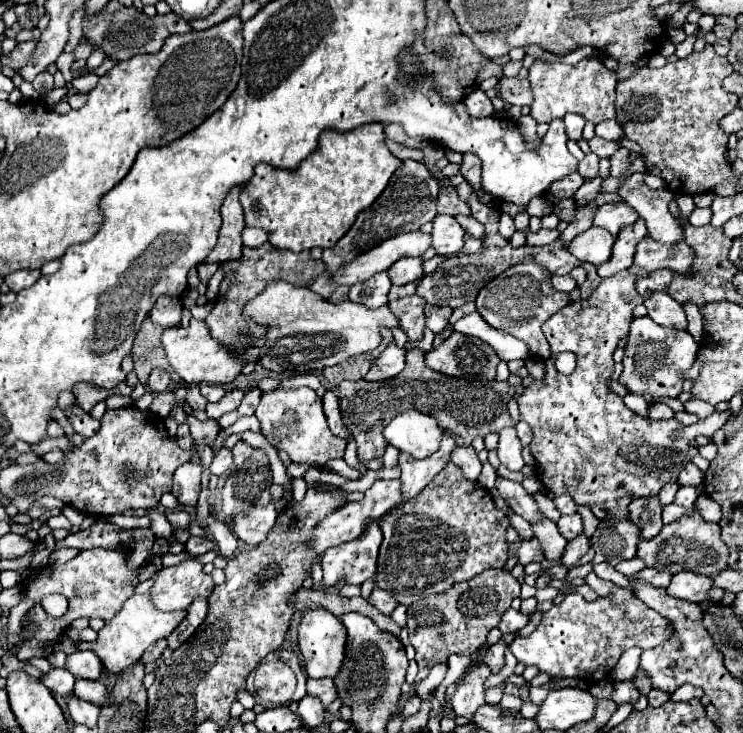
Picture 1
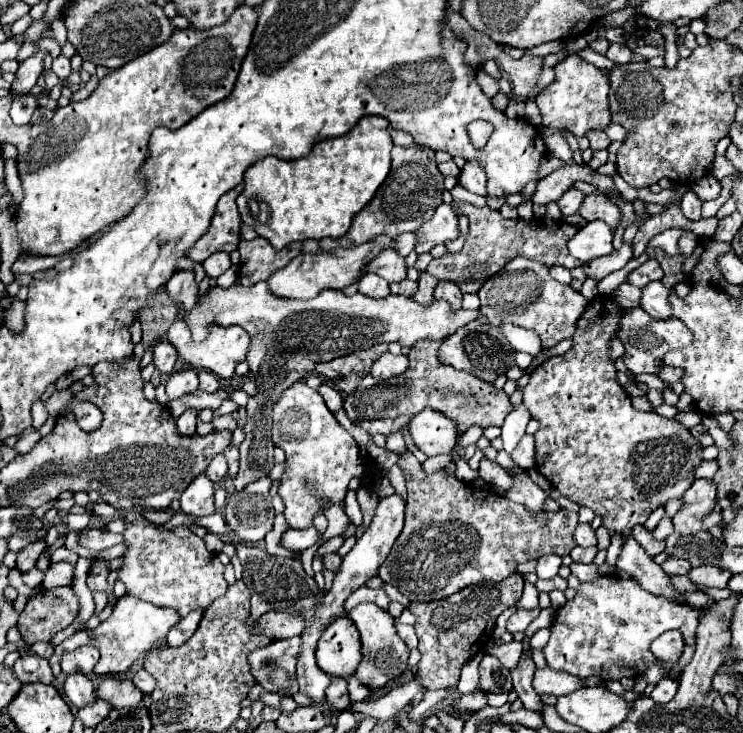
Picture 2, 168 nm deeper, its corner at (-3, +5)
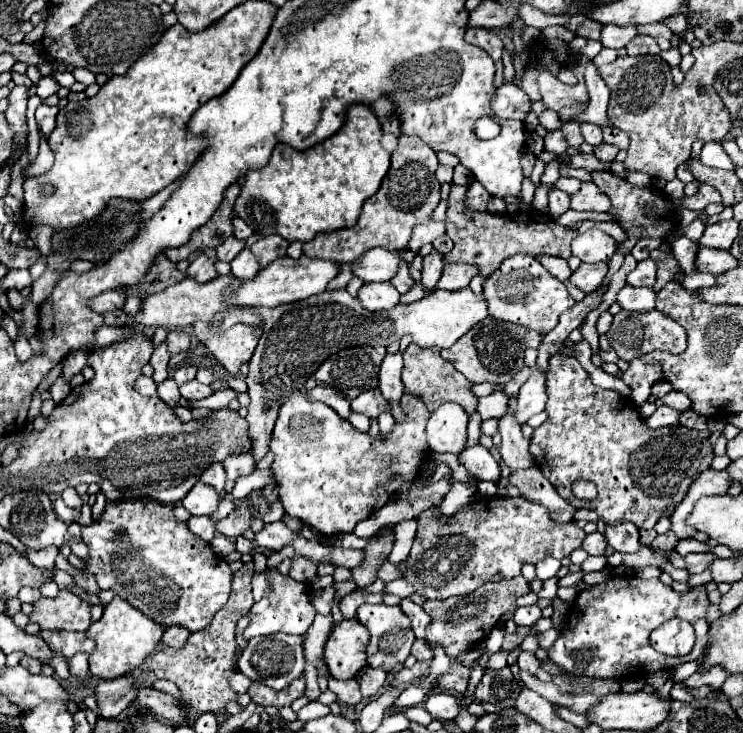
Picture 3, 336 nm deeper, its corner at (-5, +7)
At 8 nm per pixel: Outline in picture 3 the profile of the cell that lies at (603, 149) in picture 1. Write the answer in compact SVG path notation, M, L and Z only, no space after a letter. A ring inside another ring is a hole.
M582 123L580 125L580 133L582 133L584 141L594 145L594 147L602 143L602 129L598 125L594 125L594 123Z

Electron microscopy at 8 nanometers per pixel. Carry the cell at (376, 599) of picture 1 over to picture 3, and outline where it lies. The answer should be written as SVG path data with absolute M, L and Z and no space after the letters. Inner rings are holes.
M356 589L350 595L346 595L340 601L340 611L342 611L344 619L354 619L358 607L364 603L382 603L382 593L368 593L368 591Z

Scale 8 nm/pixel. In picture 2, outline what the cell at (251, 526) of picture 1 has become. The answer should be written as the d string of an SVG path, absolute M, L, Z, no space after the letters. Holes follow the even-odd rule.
M264 477L250 483L240 493L232 493L224 517L230 529L246 543L256 543L266 537L274 523L274 507L270 501L272 479Z

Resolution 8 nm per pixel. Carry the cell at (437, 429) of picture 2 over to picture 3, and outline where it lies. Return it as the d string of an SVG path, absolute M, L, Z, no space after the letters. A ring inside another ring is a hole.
M446 403L436 409L428 421L426 435L434 453L462 453L466 449L468 415L456 403Z

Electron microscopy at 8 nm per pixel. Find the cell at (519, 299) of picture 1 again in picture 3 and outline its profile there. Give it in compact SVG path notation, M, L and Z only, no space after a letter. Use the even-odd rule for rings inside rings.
M514 255L506 259L490 277L486 277L484 297L488 297L488 309L494 319L510 321L542 335L552 331L558 325L558 317L576 303L566 285L552 277L532 255Z

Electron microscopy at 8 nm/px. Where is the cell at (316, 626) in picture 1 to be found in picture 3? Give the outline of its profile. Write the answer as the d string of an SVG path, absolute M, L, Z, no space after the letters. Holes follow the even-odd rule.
M348 619L334 627L324 647L324 661L334 679L352 679L366 667L368 631L356 621Z

